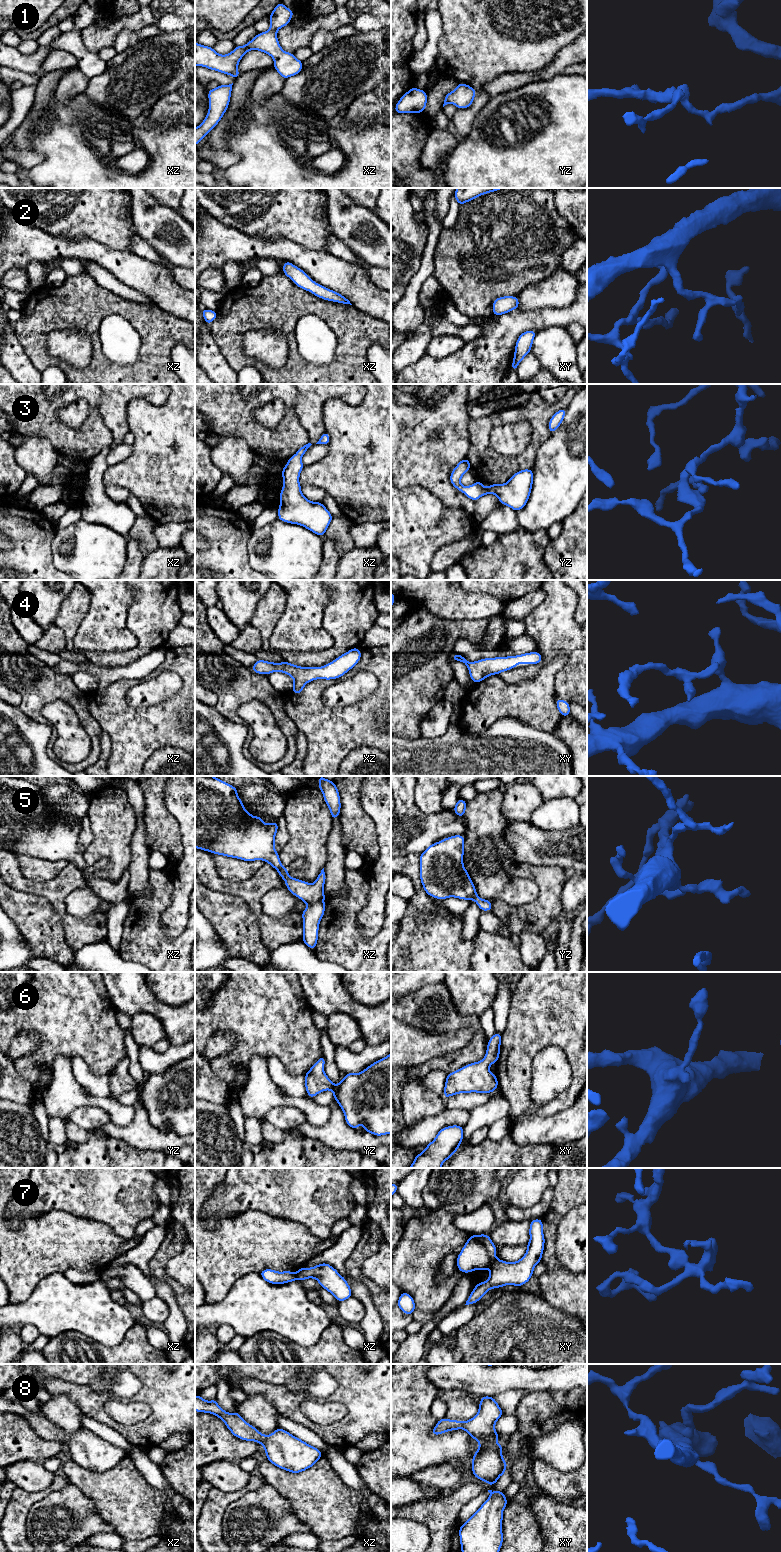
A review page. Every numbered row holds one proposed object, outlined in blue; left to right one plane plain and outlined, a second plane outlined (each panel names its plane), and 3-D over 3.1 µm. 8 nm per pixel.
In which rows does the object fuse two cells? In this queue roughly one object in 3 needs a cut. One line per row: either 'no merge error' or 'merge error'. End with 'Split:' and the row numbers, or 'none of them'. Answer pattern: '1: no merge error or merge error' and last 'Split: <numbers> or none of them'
1: no merge error
2: no merge error
3: no merge error
4: no merge error
5: no merge error
6: no merge error
7: merge error
8: no merge error
Split: 7

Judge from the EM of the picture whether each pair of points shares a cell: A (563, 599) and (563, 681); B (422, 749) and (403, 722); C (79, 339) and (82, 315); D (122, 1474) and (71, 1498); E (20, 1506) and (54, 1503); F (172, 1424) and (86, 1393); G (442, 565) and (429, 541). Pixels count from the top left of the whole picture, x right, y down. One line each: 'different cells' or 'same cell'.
A: same cell
B: different cells
C: different cells
D: different cells
E: different cells
F: same cell
G: different cells

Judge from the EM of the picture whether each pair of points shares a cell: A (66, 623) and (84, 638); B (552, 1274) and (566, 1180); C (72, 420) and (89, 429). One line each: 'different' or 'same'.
A: different
B: same
C: different

